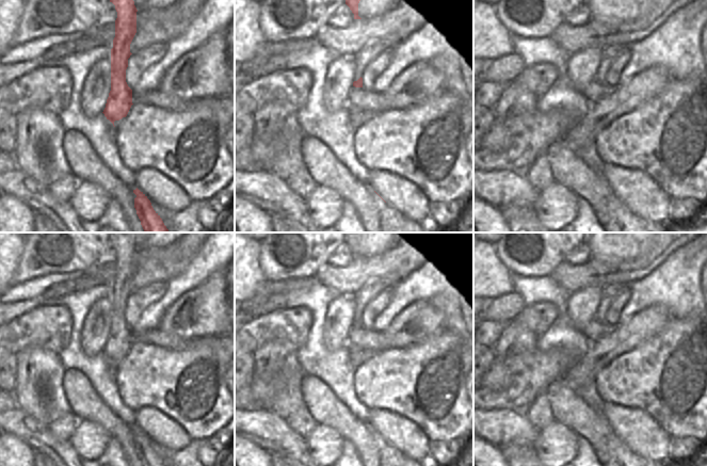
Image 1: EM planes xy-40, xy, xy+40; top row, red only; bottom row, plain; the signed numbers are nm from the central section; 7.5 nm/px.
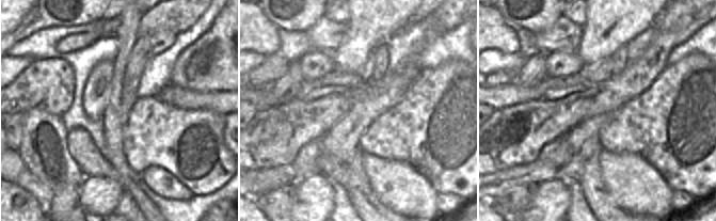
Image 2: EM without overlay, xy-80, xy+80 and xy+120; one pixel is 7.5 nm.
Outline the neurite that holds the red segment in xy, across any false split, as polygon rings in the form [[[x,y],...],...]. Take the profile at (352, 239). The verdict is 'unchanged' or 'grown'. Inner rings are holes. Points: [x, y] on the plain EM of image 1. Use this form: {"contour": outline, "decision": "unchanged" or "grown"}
{"contour": [[[346,232],[346,243],[354,253],[354,258],[361,258],[358,255],[358,242],[360,240],[360,232]]], "decision": "unchanged"}

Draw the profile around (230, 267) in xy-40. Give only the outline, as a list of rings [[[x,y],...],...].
[[[235,254],[226,268],[226,293],[228,295],[228,315],[232,325],[231,335],[235,335]]]

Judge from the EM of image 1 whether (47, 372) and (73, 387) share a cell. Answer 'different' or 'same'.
different

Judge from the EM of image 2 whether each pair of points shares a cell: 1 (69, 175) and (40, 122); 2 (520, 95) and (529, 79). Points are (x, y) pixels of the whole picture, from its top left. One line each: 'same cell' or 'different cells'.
1: same cell
2: different cells

